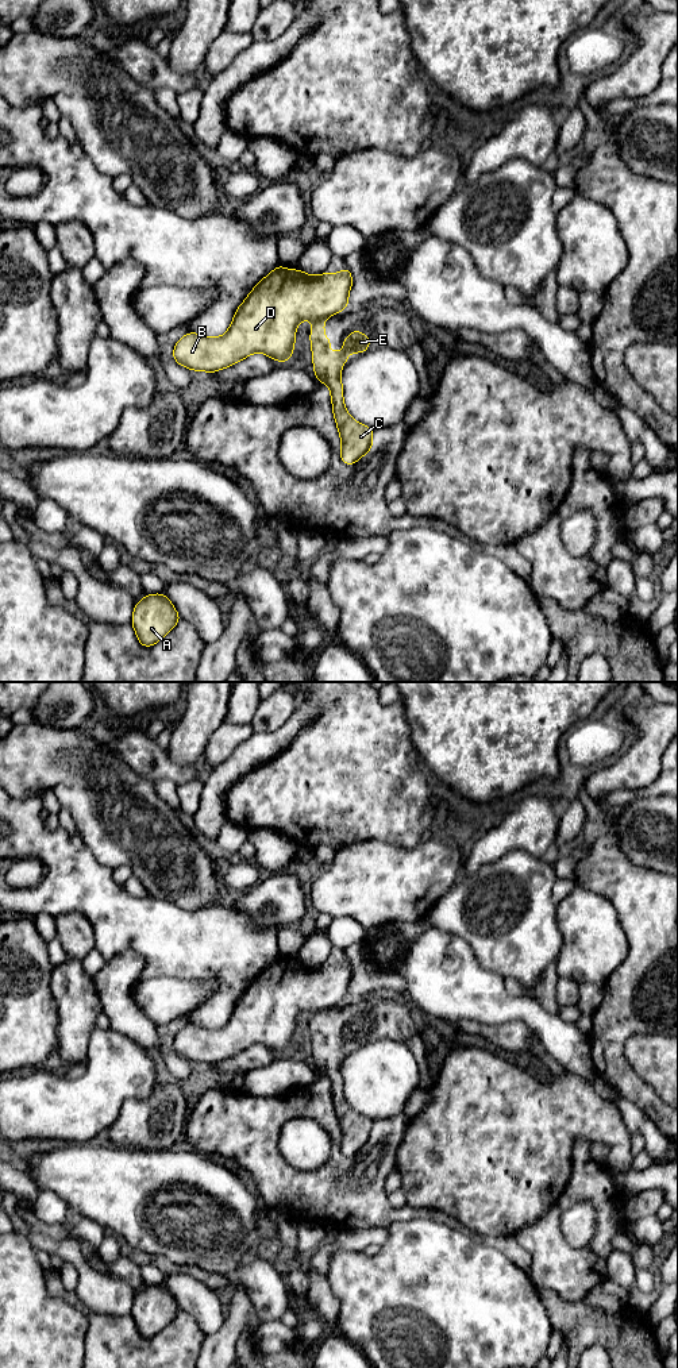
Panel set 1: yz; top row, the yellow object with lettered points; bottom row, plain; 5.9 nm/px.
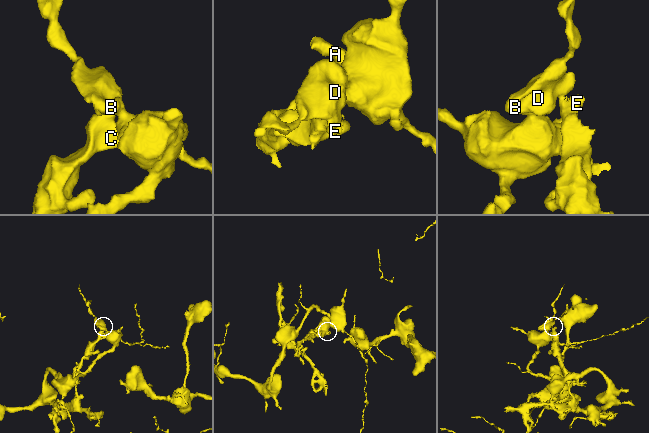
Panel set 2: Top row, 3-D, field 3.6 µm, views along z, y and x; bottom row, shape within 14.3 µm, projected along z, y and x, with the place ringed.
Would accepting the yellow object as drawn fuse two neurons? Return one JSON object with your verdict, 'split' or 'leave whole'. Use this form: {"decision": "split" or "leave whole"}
{"decision": "split"}

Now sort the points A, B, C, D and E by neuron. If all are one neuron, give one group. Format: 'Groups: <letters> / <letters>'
Groups: A B D / C E

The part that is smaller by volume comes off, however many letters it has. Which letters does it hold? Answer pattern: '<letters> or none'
C, E

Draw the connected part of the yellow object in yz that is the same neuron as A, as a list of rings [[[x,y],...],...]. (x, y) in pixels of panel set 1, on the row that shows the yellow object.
[[[162,593],[147,594],[135,604],[131,624],[142,647],[151,647],[181,620],[170,600]]]

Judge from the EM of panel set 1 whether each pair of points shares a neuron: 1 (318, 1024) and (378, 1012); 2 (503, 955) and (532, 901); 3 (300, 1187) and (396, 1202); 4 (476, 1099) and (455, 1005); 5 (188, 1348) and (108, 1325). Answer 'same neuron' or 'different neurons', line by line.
1: same neuron
2: same neuron
3: different neurons
4: different neurons
5: same neuron

